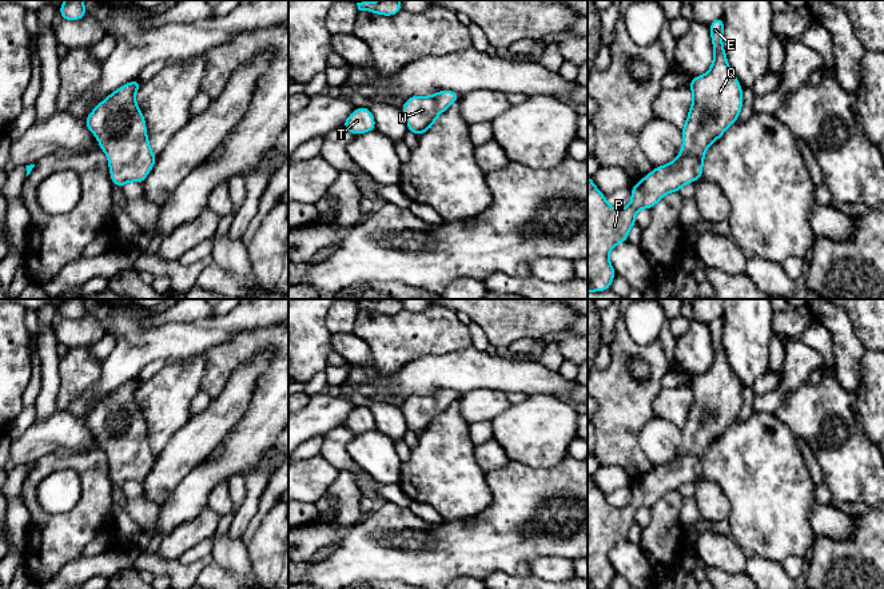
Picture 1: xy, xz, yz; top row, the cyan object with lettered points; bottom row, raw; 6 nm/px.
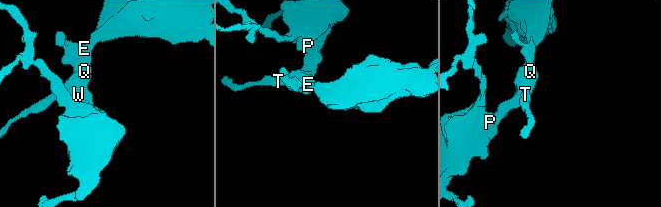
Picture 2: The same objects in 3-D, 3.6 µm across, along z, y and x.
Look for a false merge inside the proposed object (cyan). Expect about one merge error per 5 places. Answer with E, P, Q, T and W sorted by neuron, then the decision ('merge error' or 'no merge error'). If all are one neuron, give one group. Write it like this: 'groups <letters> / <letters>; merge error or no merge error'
groups E P Q T W; no merge error

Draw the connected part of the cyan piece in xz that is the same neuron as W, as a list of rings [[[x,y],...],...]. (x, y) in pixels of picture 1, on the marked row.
[[[439,91],[431,96],[410,96],[401,107],[406,115],[407,130],[418,138],[434,126],[435,119],[459,100],[461,96],[453,91]]]

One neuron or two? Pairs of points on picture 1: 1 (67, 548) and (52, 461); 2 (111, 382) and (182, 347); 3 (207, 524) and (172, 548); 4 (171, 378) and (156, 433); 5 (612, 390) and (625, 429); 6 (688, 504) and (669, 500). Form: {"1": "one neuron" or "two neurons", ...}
{"1": "one neuron", "2": "one neuron", "3": "one neuron", "4": "one neuron", "5": "one neuron", "6": "two neurons"}

